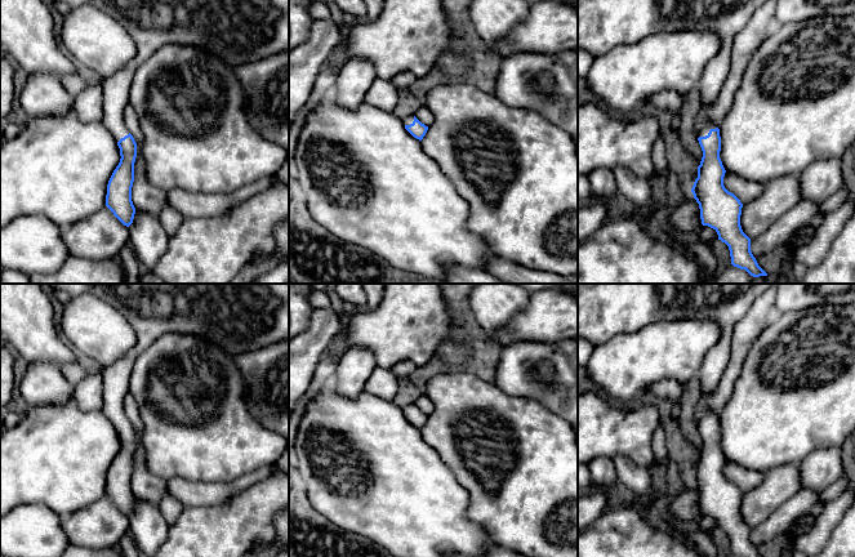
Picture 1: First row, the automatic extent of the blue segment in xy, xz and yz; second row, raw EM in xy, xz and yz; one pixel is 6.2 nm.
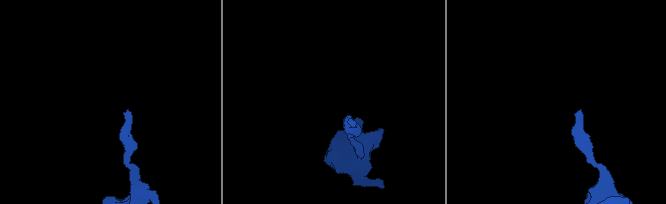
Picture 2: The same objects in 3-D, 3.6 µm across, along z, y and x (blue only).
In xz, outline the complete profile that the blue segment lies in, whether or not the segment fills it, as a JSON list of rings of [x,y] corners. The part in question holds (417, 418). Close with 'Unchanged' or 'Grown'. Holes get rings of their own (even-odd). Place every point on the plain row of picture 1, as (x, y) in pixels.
[[[408,405],[401,407],[405,418],[417,428],[422,429],[426,424],[428,415],[422,413],[415,405]]]. Grown

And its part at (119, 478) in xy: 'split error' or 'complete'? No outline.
split error

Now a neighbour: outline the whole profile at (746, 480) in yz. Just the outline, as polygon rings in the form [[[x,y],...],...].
[[[726,460],[723,474],[729,481],[734,482],[742,493],[748,493],[762,484],[766,473],[749,471],[736,463]]]

